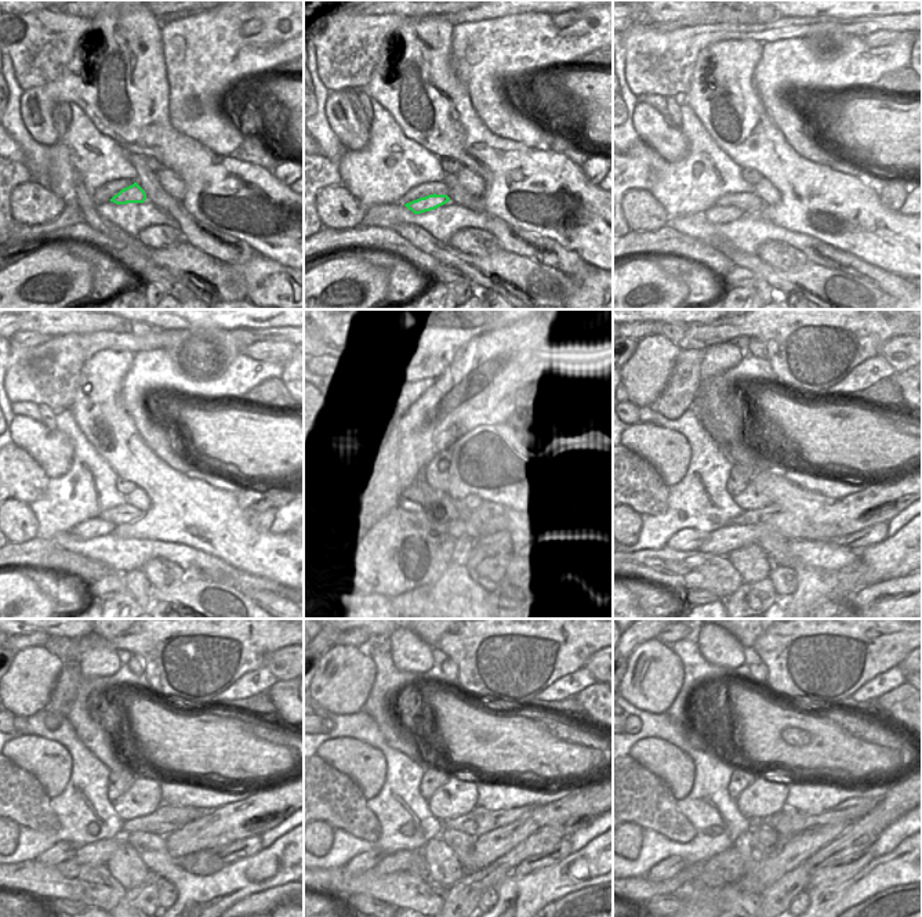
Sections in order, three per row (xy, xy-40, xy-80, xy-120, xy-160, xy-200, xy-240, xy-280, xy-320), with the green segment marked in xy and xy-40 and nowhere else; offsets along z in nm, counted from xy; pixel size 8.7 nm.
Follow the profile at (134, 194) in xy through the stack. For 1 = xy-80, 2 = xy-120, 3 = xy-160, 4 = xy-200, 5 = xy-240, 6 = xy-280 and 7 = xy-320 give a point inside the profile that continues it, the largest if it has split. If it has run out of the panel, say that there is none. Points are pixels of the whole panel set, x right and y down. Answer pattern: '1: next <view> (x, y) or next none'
1: next xy-80 (723, 207)
2: next xy-120 (98, 526)
3: next xy-160 (383, 536)
4: next xy-200 (686, 539)
5: next xy-240 (64, 851)
6: next xy-280 (366, 861)
7: next xy-320 (668, 867)

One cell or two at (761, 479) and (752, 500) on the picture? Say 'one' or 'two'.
one

